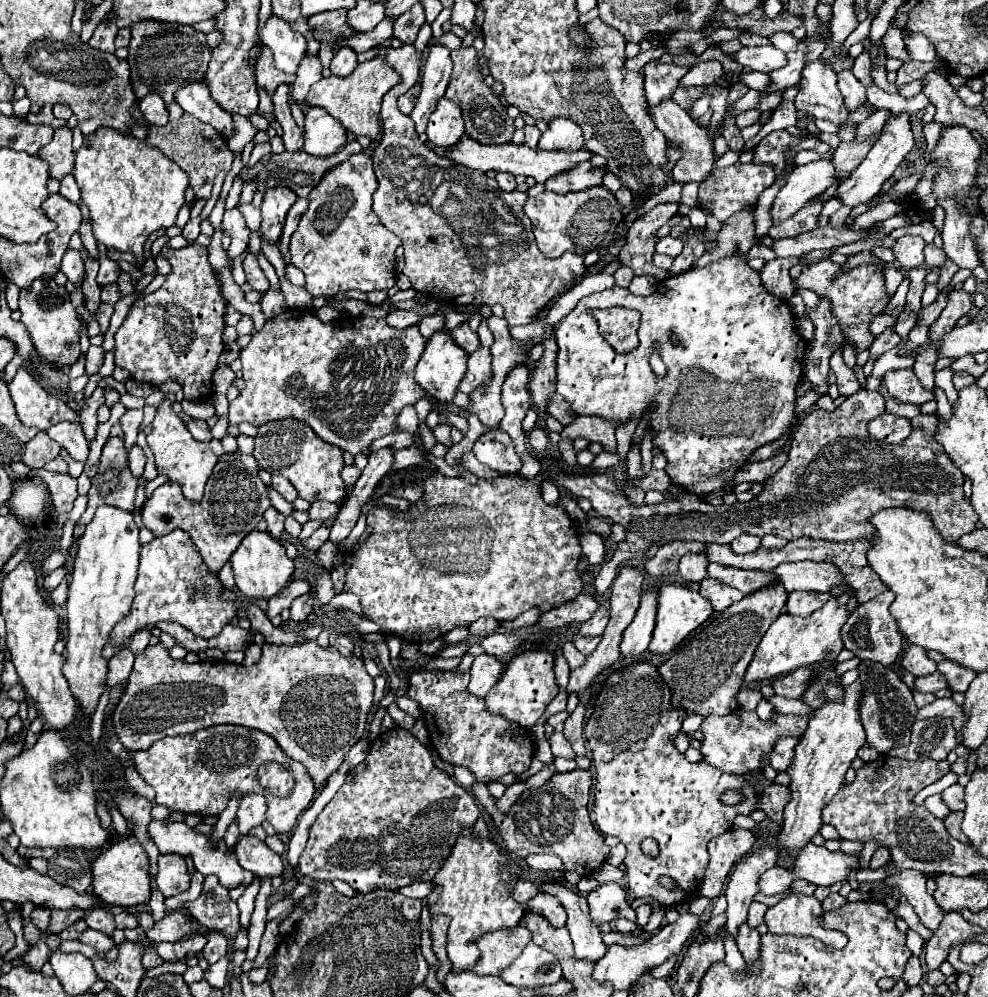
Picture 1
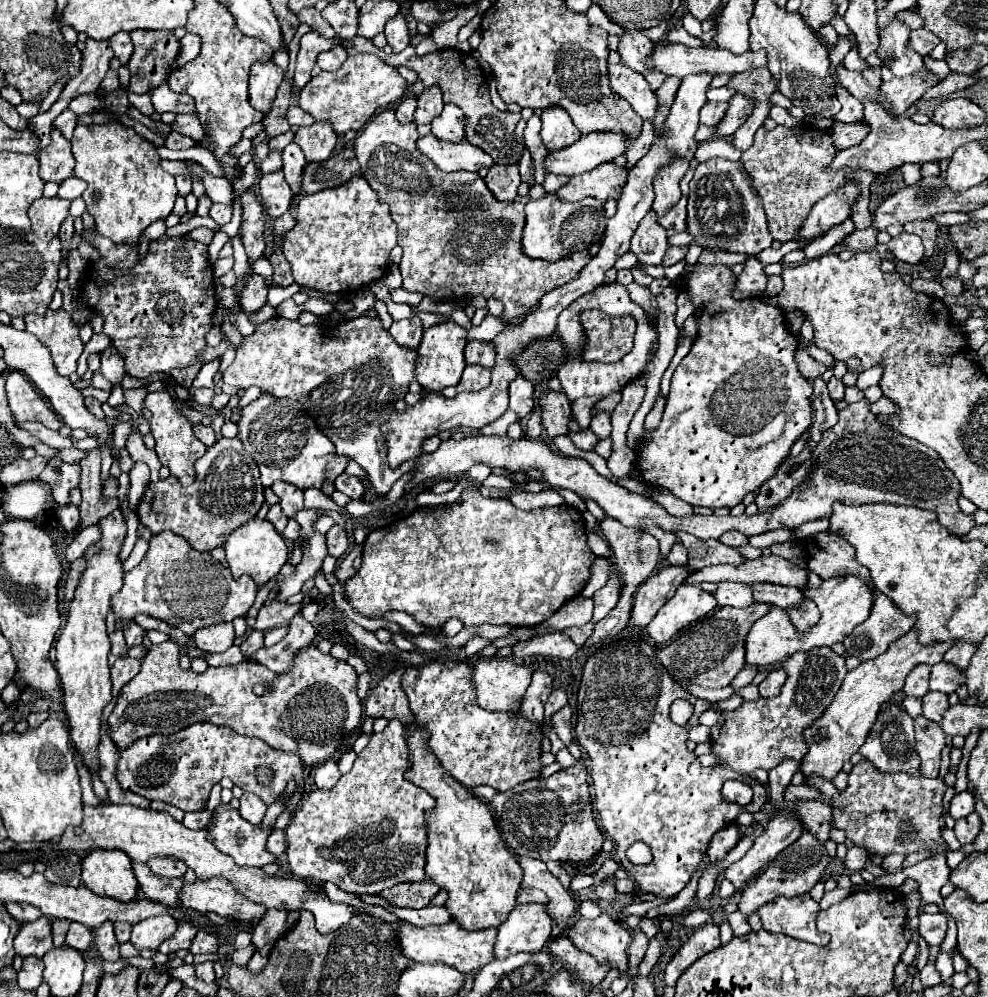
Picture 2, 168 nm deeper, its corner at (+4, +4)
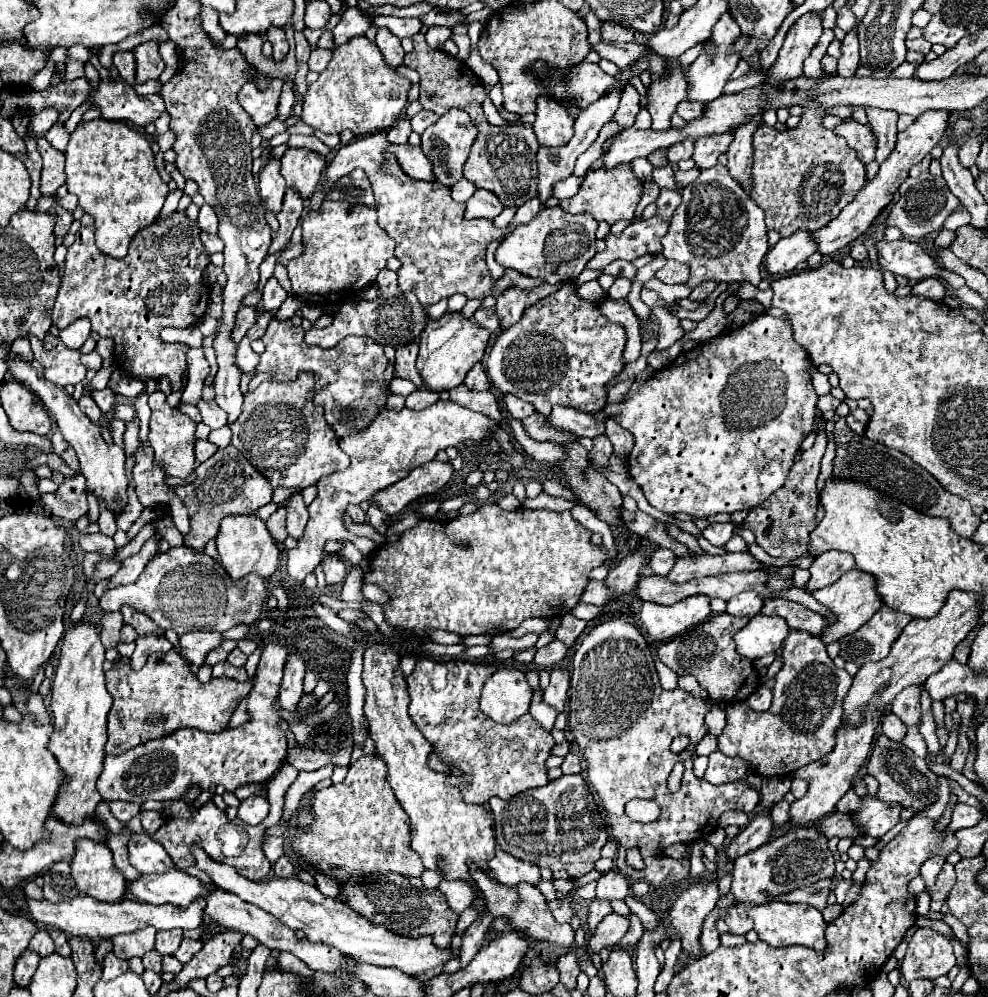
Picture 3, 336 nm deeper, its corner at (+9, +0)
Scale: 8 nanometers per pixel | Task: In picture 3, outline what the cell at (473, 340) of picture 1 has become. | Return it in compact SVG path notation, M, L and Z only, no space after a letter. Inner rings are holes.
M476 364L476 366L468 372L468 376L466 376L466 380L464 380L464 386L466 386L468 390L490 390L490 388L492 388L492 384L490 384L490 380L488 380L482 364Z

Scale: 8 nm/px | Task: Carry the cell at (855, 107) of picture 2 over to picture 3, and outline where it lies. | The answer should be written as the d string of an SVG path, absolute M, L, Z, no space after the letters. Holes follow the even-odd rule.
M848 118L848 120L844 120L840 126L836 126L834 130L836 130L840 136L846 138L846 142L848 142L848 146L850 146L852 150L856 150L860 162L870 164L870 162L874 160L876 142L874 142L872 132L870 132L868 126L862 126L862 124L858 124L856 120Z

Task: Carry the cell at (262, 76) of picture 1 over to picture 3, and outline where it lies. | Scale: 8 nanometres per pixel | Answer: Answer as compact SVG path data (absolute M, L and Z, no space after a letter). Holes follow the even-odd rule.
M272 78L268 90L256 90L252 82L246 82L238 94L240 106L250 114L256 126L264 126L276 118L278 98L282 92L282 80Z

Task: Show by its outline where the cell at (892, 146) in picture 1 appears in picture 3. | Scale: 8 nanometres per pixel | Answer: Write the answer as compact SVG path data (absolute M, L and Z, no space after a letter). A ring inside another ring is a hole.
M800 230L800 234L792 234L788 238L782 238L768 254L766 254L766 272L776 278L786 272L792 272L796 264L806 262L808 256L816 252L816 246L812 246L812 234L808 230Z

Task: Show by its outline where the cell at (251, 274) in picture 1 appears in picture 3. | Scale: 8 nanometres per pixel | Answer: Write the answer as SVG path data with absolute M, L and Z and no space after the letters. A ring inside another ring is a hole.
M238 310L234 328L230 332L230 338L240 344L240 340L246 336L246 332L256 324L256 310Z

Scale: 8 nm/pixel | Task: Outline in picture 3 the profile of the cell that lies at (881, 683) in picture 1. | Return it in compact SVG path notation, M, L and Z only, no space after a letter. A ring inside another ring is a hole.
M880 734L874 740L874 748L866 768L868 768L868 774L880 782L878 798L884 802L900 804L902 808L914 808L916 812L922 812L924 808L928 808L930 804L938 800L938 788L940 788L938 776L932 770L928 774L928 764L924 762L924 758L916 756L912 750L908 750L900 742L888 740L884 734Z

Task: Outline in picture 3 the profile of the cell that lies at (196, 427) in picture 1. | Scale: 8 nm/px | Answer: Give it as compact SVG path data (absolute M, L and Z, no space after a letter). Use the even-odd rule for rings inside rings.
M198 440L198 442L196 442L196 460L198 460L198 462L206 462L216 450L218 450L218 446L214 446L212 442L208 442L208 440Z

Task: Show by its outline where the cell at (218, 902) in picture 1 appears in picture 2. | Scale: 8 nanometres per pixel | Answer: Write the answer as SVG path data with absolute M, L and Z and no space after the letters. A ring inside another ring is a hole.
M133 862L133 870L135 870L135 878L141 886L141 890L145 892L145 896L149 900L161 902L165 906L171 908L183 908L181 904L181 890L183 890L183 880L169 880L169 878L161 878L157 874L153 874L147 864L135 864Z

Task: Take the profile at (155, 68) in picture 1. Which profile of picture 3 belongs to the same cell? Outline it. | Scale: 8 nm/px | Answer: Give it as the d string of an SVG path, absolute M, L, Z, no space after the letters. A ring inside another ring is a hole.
M144 42L132 52L136 56L136 84L144 84L146 80L158 80L164 70L164 60L158 54L158 44Z

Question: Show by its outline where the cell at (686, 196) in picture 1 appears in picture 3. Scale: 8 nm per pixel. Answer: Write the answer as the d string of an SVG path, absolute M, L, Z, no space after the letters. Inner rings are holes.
M670 165L655 168L653 170L652 179L661 189L676 190L676 192L682 193L683 189L676 183L675 173Z

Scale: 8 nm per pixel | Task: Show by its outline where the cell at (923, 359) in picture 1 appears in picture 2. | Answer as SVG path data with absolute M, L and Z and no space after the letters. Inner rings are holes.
M947 278L947 280L943 280L941 282L941 286L945 288L945 292L949 294L949 296L955 296L955 298L959 298L961 294L963 294L963 282L959 280L959 278Z

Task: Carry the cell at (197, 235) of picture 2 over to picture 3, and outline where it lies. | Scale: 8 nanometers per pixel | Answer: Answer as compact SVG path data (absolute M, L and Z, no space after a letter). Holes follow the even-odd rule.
M202 232L200 234L202 242L204 242L204 248L208 254L216 254L216 252L222 252L224 250L224 242L216 236L216 234L208 234L208 232Z

